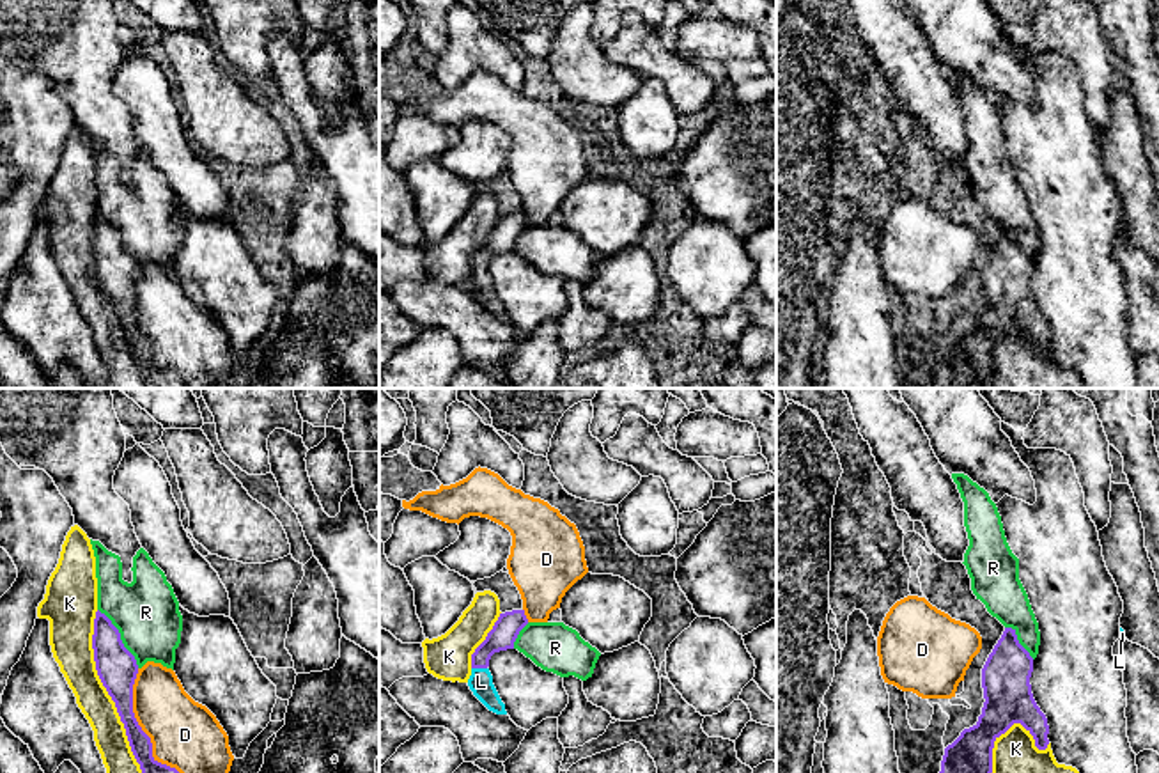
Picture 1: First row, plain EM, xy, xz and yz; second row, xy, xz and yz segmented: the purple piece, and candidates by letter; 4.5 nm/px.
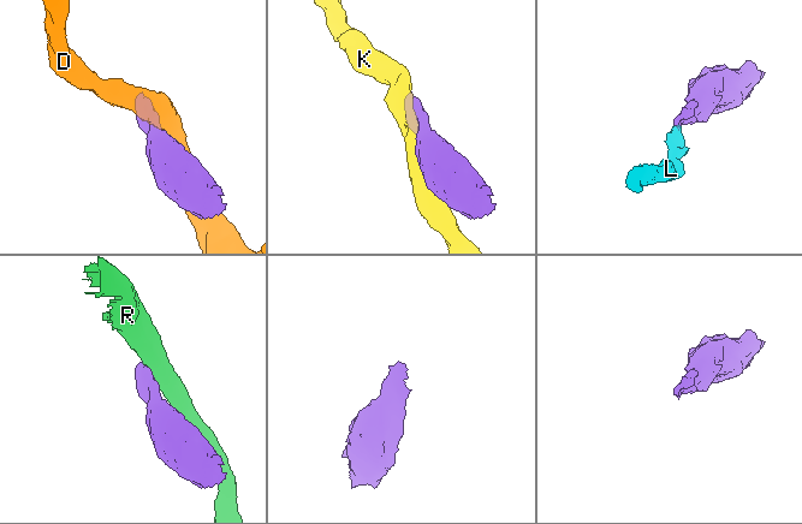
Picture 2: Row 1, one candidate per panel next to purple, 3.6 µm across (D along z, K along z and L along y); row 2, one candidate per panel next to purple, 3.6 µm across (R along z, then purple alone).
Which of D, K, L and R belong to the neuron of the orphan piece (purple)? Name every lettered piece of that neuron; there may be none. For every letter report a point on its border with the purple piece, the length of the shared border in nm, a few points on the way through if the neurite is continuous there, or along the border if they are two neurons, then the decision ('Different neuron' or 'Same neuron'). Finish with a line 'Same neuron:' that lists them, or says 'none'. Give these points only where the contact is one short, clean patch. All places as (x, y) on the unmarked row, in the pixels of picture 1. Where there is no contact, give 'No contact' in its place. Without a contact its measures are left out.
D: Touches purple at xy (142, 334). Shared border 600 nm. Different neuron
K: Touches purple at xy (110, 298). Shared border 800 nm. Different neuron
L: Touches purple at xz (479, 270). Shared border 70 nm. Path across: xz (505, 233), (482, 256), (479, 270), (481, 284). Same neuron
R: Touches purple at xy (119, 242). Shared border 320 nm. Boundary: xy (98, 211), (117, 233), (123, 249), (139, 270). Different neuron
Same neuron: L

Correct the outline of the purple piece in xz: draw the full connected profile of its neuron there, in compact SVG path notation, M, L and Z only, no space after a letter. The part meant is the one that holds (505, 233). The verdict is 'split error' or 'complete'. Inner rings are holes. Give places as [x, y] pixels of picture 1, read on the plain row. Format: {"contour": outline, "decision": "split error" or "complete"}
{"contour": "M525 213L500 216L486 243L471 257L471 278L468 289L473 298L493 316L507 317L489 275L489 262L494 255L514 252L519 234L528 227Z", "decision": "split error"}

